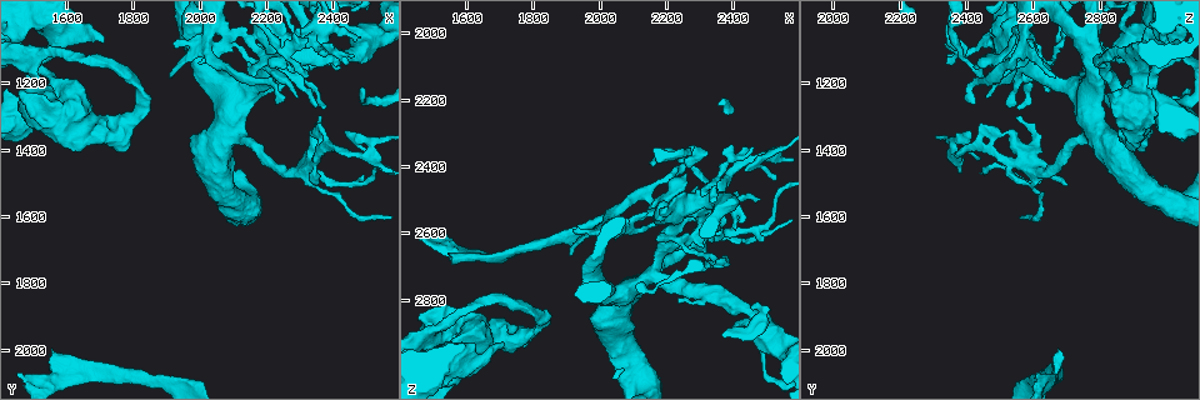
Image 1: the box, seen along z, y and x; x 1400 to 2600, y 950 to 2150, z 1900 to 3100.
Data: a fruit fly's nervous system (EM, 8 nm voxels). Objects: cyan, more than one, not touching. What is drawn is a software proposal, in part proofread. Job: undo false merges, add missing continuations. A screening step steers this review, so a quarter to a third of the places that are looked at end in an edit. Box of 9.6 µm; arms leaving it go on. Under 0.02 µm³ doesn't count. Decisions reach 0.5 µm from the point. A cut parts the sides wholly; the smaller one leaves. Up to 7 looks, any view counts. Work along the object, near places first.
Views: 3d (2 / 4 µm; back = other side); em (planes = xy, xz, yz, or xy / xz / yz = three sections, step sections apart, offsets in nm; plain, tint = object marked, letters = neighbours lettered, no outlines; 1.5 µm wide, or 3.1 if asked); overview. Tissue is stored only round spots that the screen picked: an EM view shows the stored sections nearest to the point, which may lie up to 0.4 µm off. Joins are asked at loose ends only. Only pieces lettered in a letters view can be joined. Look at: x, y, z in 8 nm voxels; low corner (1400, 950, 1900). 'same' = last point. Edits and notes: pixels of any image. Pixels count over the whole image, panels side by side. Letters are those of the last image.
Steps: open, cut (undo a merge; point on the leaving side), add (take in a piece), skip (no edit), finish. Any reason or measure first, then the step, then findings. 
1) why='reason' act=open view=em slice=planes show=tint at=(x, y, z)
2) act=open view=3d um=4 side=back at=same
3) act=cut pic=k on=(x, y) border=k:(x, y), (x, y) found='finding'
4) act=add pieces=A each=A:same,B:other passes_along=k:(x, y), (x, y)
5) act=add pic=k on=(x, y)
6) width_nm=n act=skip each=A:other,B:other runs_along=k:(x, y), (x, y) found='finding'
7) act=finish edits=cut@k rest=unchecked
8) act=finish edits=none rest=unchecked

act=open view=em slice=xz step=4 show=tint at=(2330, 1080, 2670)

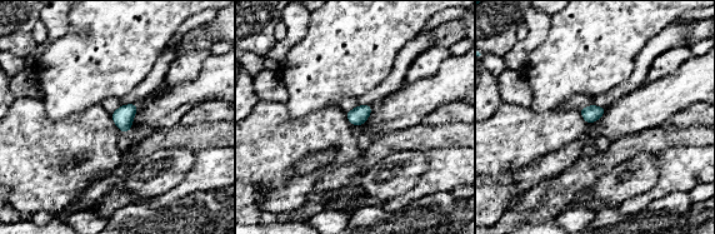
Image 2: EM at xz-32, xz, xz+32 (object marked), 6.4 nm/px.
act=open view=em slice=planes show=letters at=same

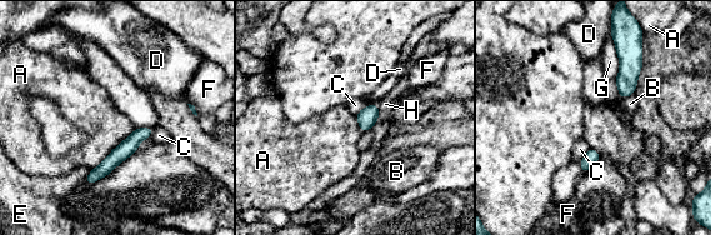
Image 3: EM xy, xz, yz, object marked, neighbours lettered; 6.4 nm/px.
act=skip each=A:other,B:other,C:other,D:other,E:other,F:other,G:other,H:other found='all the same neuron'

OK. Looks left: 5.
why='calibre changes' act=open view=em slice=planes show=plain at=(2320, 1460, 2580)

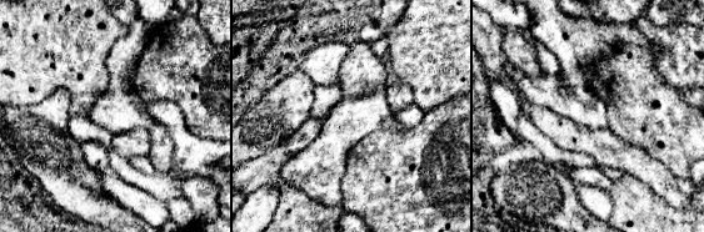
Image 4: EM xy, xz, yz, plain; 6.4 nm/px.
why='see the neighbours' act=open view=em slice=planes show=letters at=same

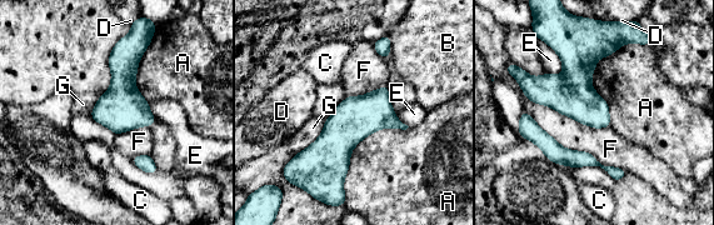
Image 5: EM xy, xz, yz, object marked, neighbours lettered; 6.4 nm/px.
act=skip each=A:other,B:other,C:other,D:other,E:other,F:other,G:other border=5:(523, 110), (563, 146), (627, 173) found='continuous, no second neuron'

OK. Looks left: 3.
why='an open end' act=open view=em slice=planes show=letters at=(1560, 2010, 2690)

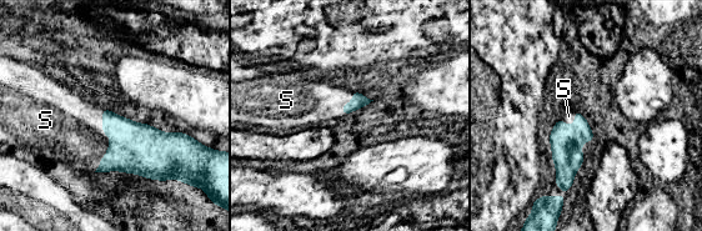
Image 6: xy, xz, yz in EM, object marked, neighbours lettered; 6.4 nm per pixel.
act=add pieces=S each=S:same passes_along=6:(135, 147), (110, 137), (71, 134) found='the neuron continues'

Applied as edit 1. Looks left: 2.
act=finish edits=add@6 rest=unchecked

